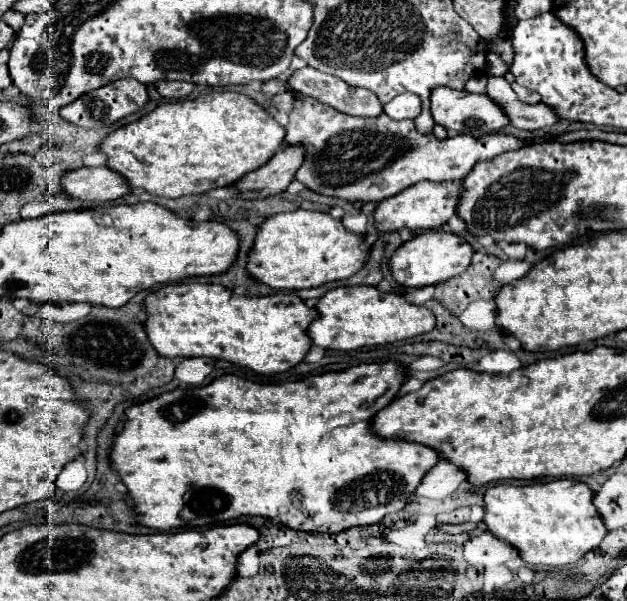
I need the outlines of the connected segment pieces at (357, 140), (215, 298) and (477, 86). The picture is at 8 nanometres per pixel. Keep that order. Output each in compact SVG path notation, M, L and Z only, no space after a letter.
M292 90L274 96L268 110L286 130L284 144L300 144L304 148L304 162L294 174L294 180L316 194L336 196L348 202L380 202L422 180L462 180L476 162L524 146L524 140L508 134L484 134L478 138L456 134L438 140L434 134L424 136L416 132L412 120L396 122L386 114L378 118L356 118Z
M168 284L144 300L144 330L160 356L204 356L246 366L258 374L286 372L304 360L312 346L306 328L316 310L304 306L296 294L234 296L216 284Z
M487 74L468 80L465 84L465 90L470 93L481 94L486 92Z

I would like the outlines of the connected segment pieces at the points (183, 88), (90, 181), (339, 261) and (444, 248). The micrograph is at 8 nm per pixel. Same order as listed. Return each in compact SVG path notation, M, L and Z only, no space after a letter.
M160 80L160 82L156 84L156 90L158 90L160 96L164 96L164 98L180 100L180 98L186 98L186 96L194 90L194 84L188 84L188 82L168 82L168 80Z
M106 166L70 170L60 180L64 194L84 202L110 202L128 194L128 182Z
M294 210L274 214L258 226L246 272L252 280L274 290L314 288L326 282L344 280L356 274L368 260L368 254L360 250L362 240L364 236L348 232L340 220L334 220L324 212Z
M428 230L422 234L416 234L408 242L404 242L394 256L388 262L388 268L394 276L394 280L400 286L406 288L418 288L418 286L430 286L430 284L440 284L444 280L450 280L452 276L458 276L468 268L474 252L472 246L466 244L462 238L456 234L444 232L444 230Z

